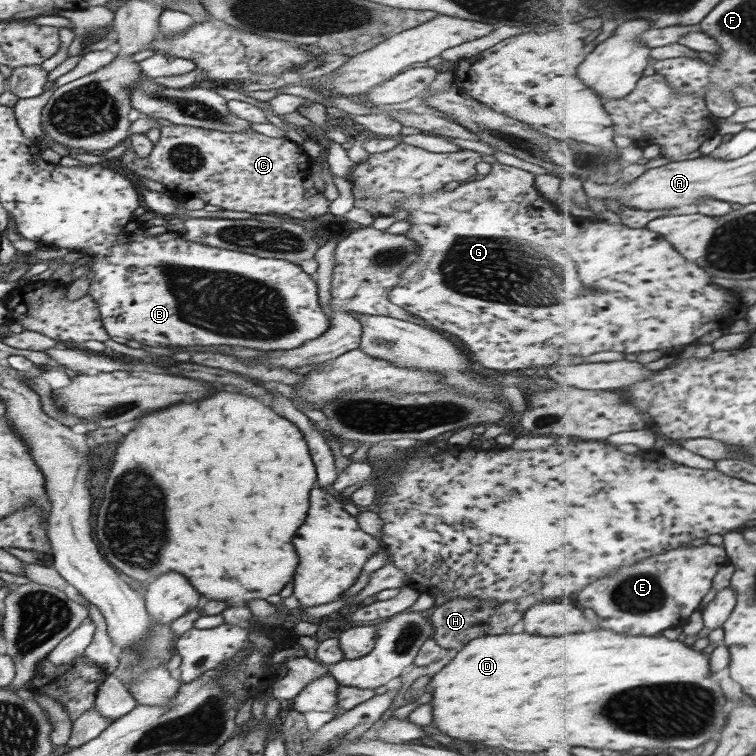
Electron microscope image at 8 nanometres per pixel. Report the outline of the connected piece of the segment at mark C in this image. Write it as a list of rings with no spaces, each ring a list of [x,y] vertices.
[[[171,125],[160,126],[159,138],[152,144],[147,156],[138,157],[130,146],[128,139],[123,140],[125,151],[120,155],[121,164],[128,168],[137,177],[147,178],[153,182],[160,182],[172,196],[182,198],[201,198],[205,204],[219,206],[222,210],[248,212],[252,215],[278,215],[313,219],[328,212],[329,201],[321,195],[311,191],[307,193],[302,185],[305,178],[310,177],[309,156],[297,145],[284,137],[272,138],[257,133],[249,128],[240,132],[219,132],[192,126]]]

